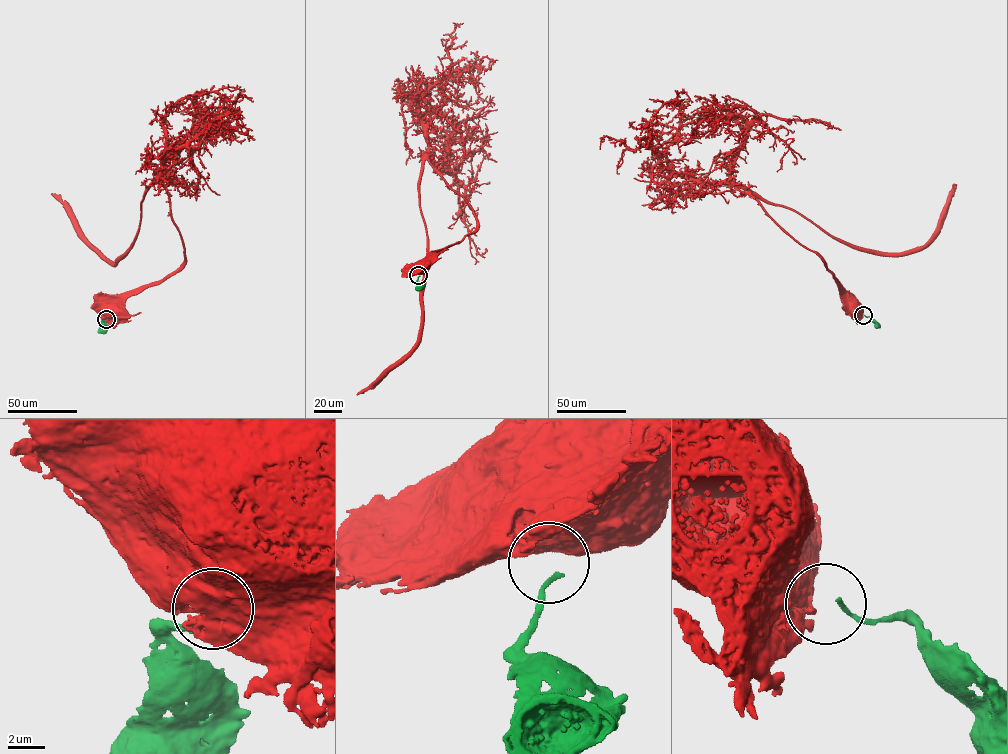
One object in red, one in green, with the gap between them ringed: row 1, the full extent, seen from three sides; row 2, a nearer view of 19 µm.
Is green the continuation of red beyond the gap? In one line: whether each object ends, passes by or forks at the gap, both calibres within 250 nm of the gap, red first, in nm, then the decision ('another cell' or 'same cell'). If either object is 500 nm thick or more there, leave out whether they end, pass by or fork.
red ends | green ends | 360/190 nm | another cell

